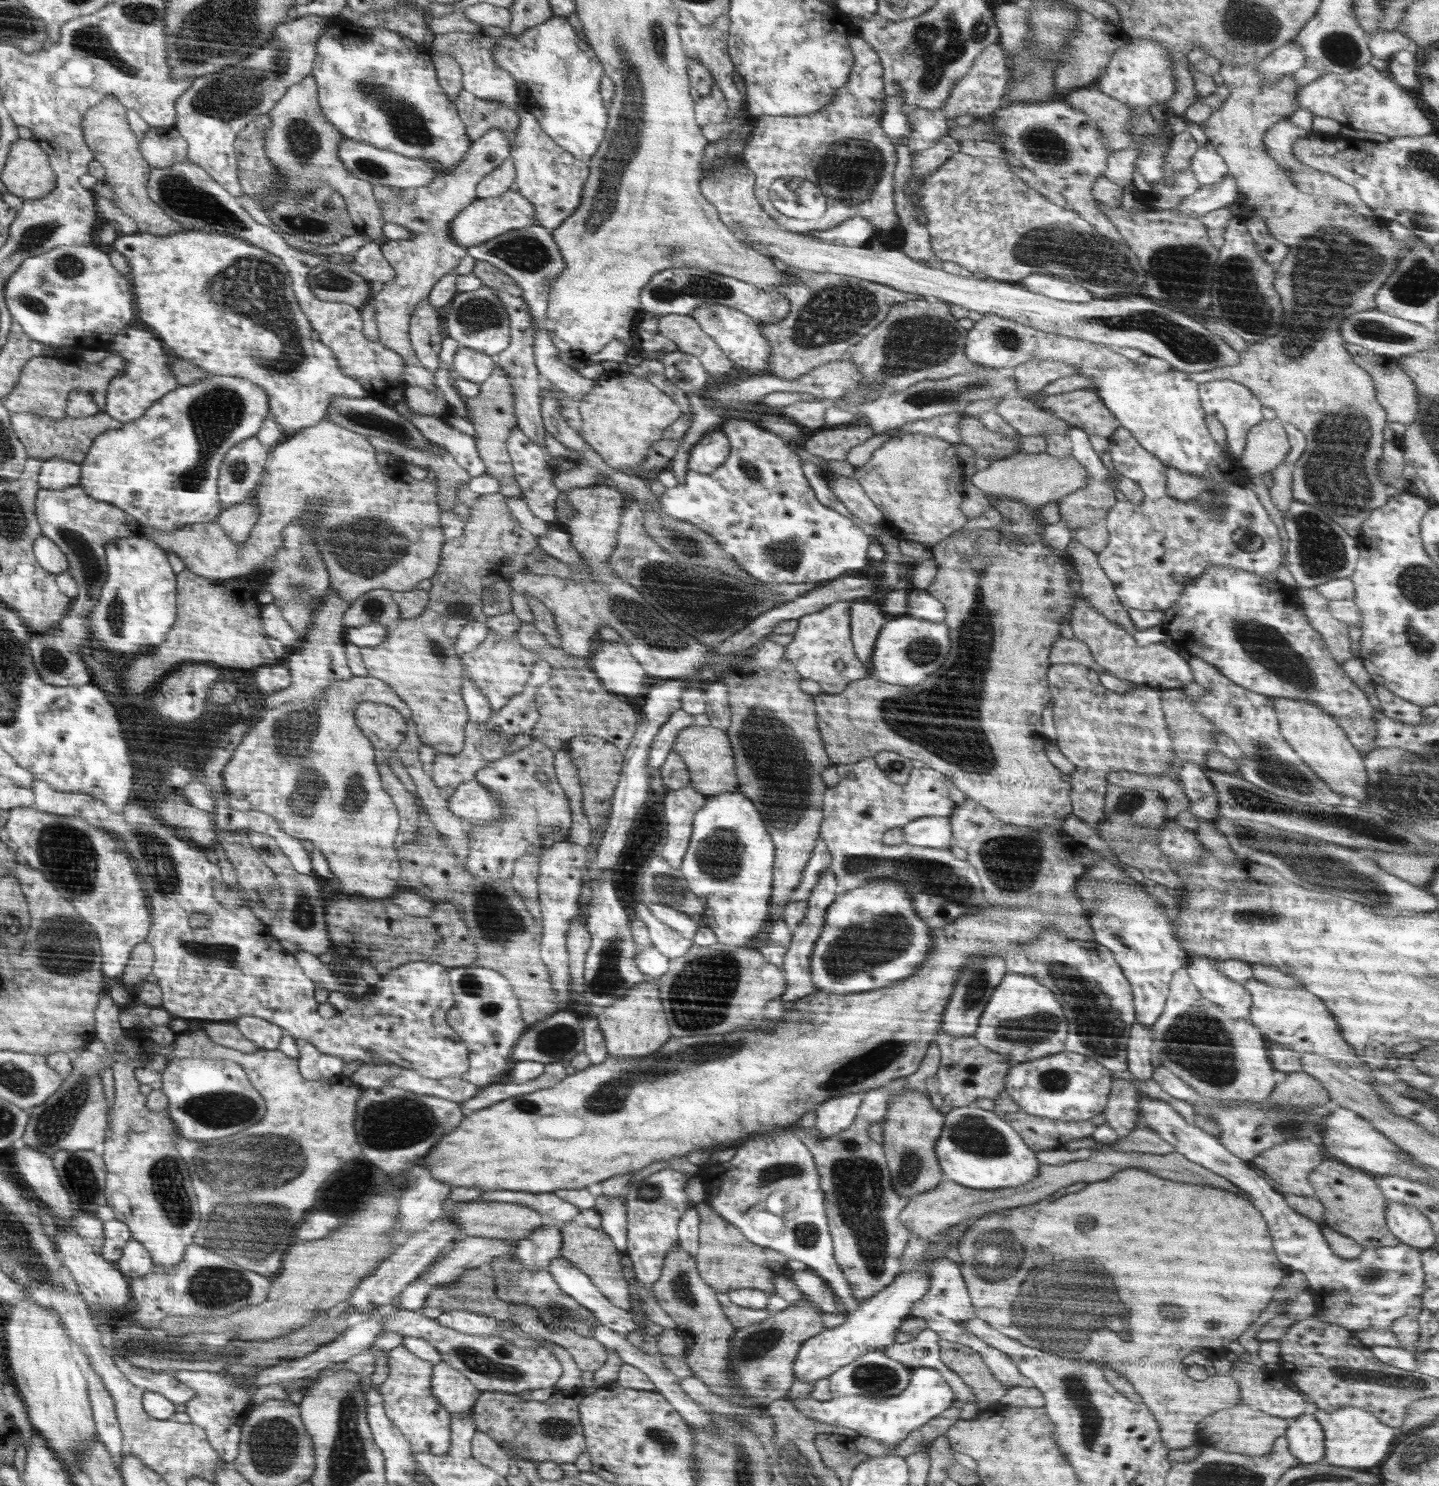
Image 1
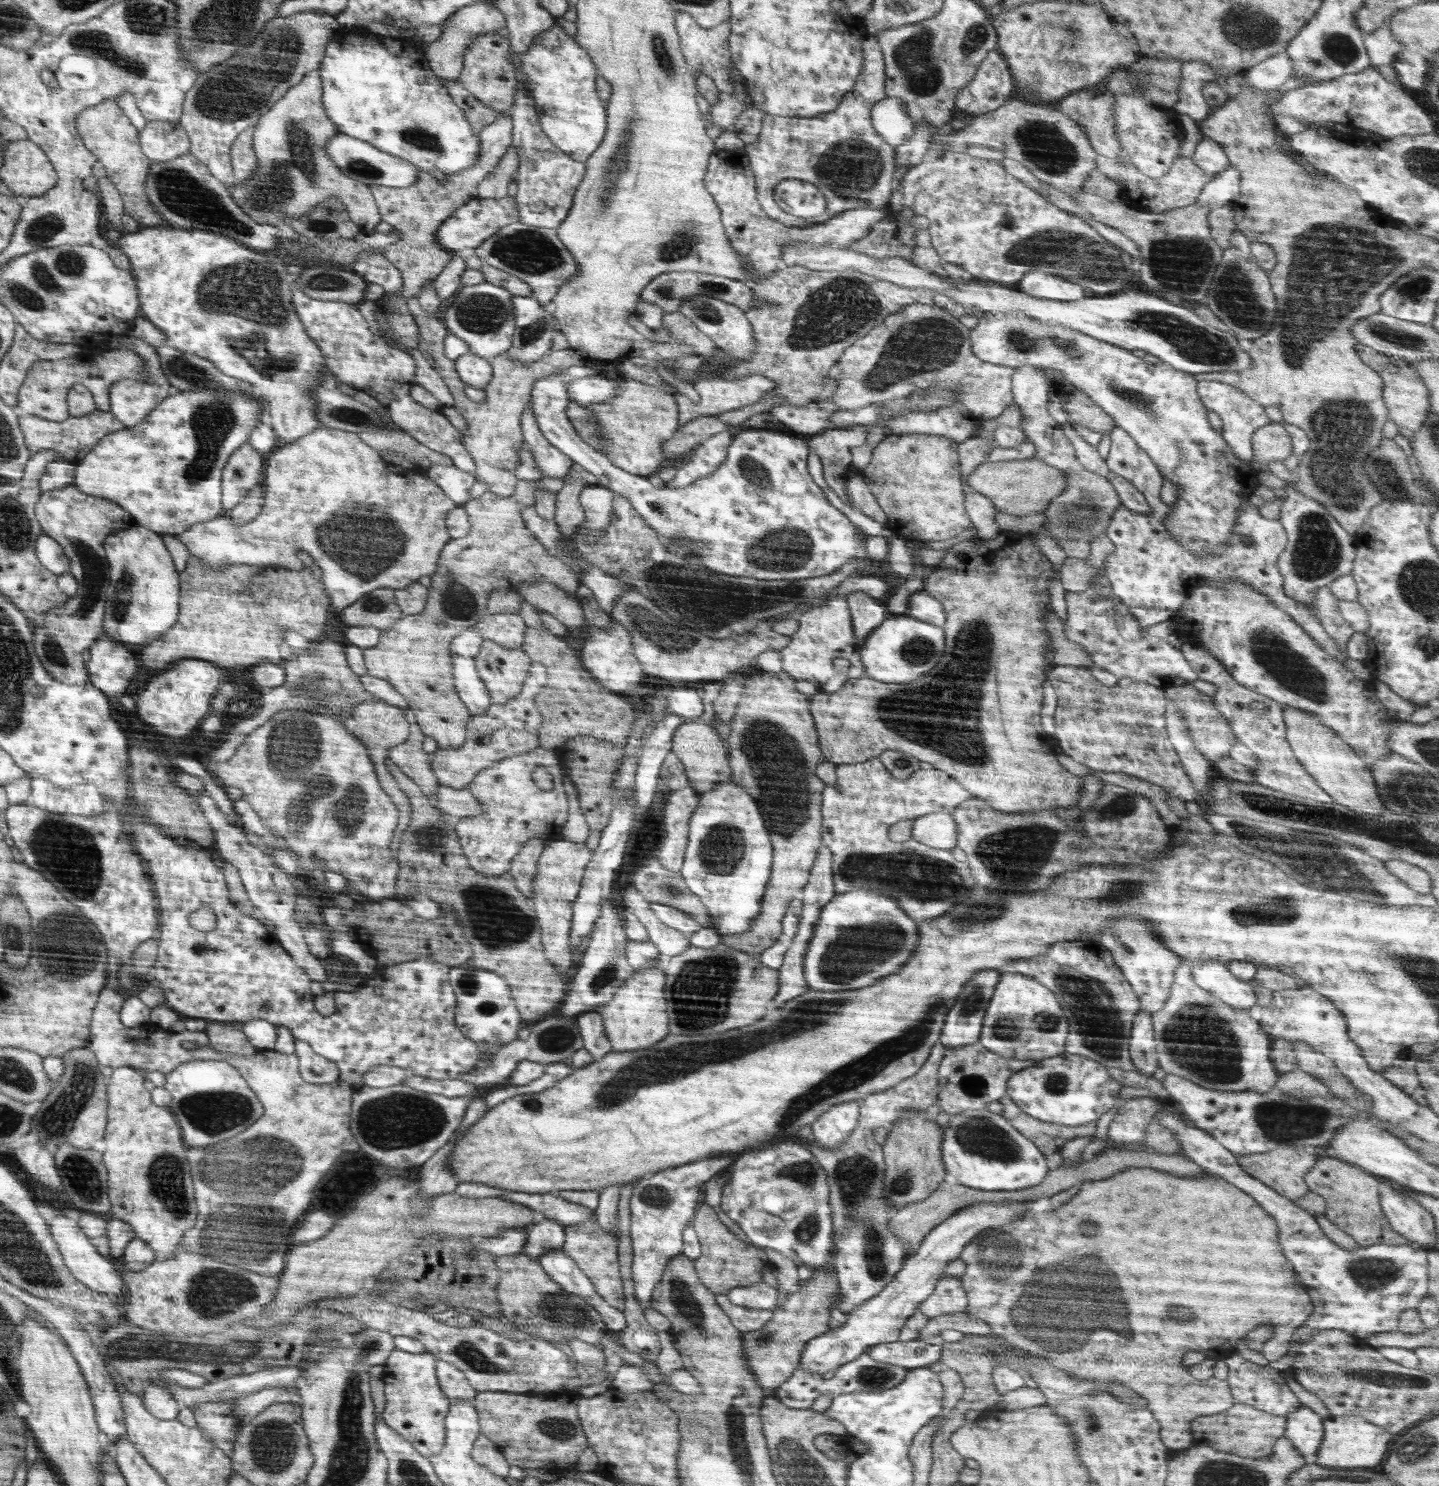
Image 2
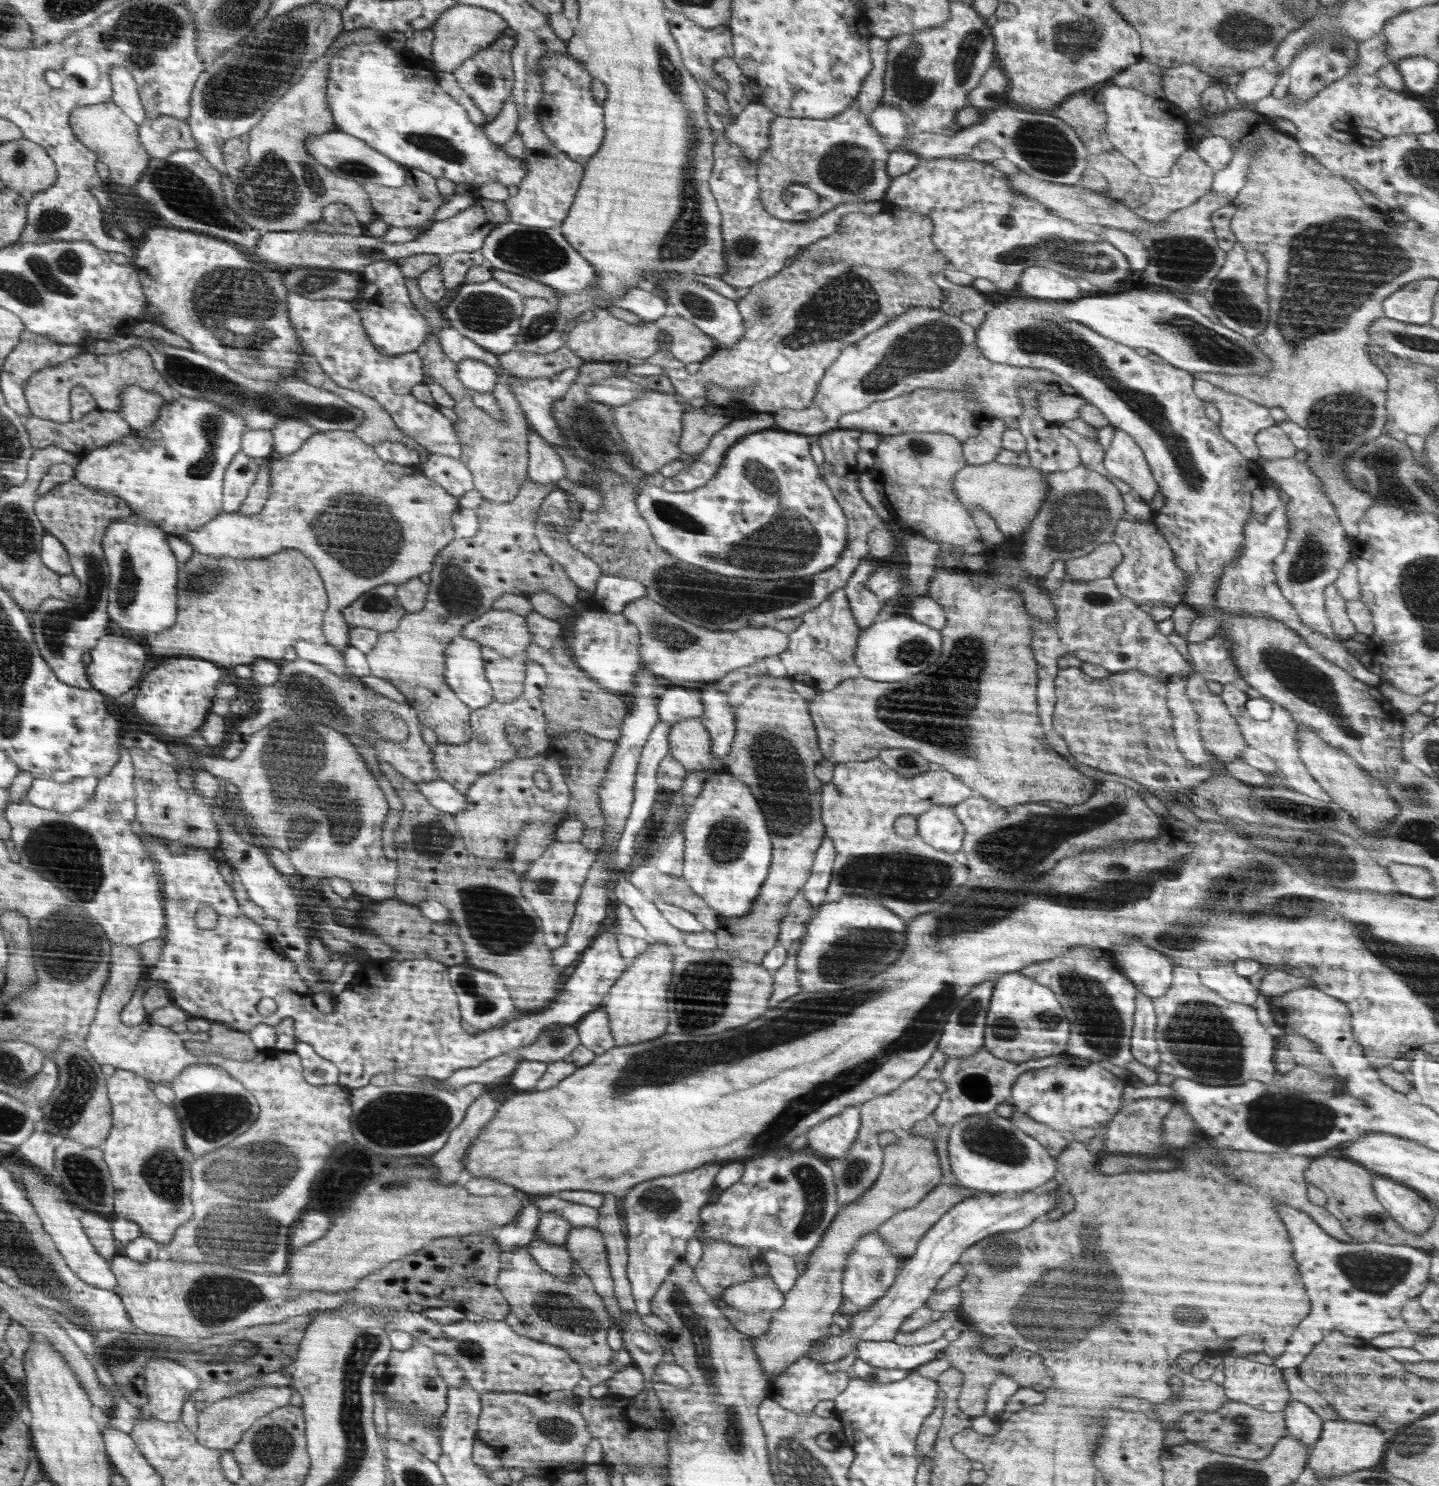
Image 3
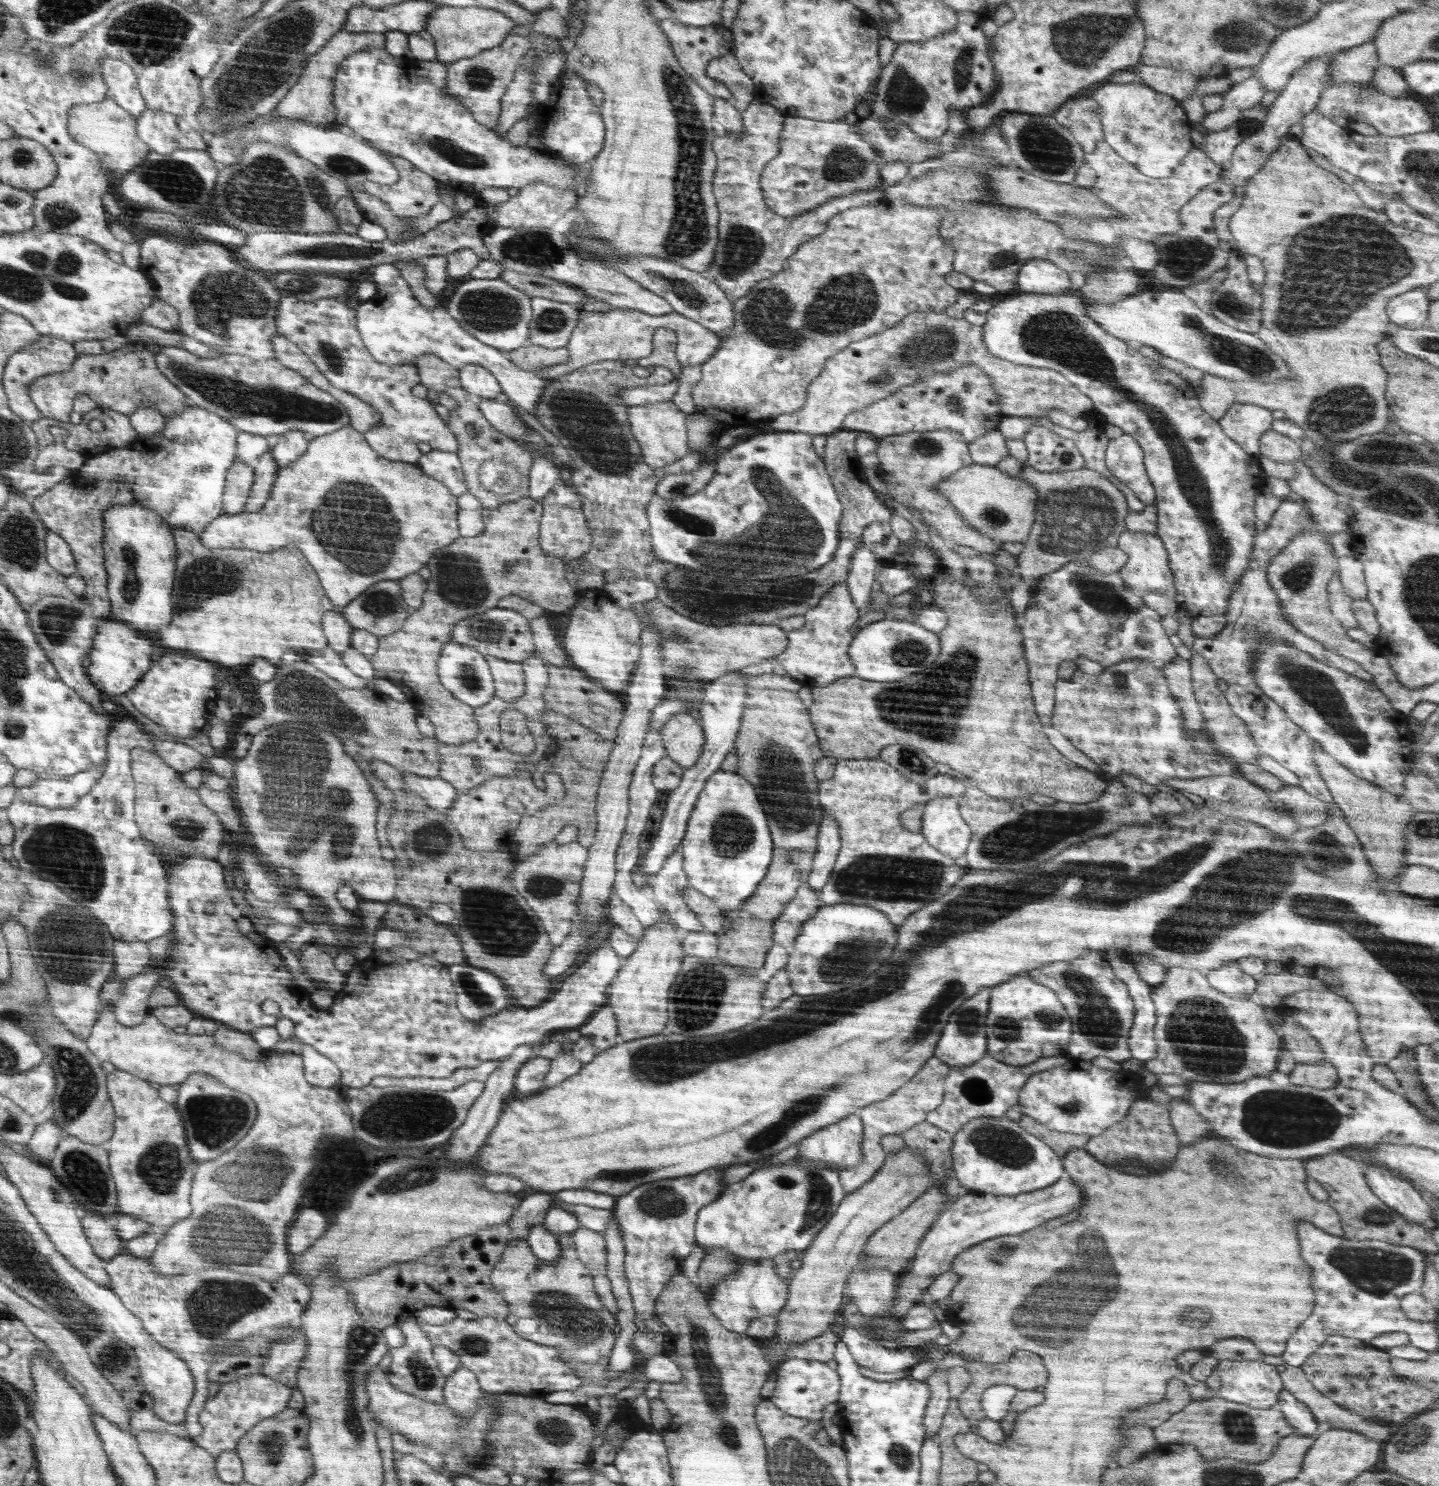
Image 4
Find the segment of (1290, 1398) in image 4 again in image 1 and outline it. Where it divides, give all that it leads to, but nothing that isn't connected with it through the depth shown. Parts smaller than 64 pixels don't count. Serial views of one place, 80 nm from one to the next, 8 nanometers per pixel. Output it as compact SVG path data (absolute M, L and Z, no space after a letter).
M1311 1409L1299 1417L1293 1418L1290 1428L1286 1430L1290 1452L1304 1465L1323 1463L1325 1455L1325 1437L1321 1424Z

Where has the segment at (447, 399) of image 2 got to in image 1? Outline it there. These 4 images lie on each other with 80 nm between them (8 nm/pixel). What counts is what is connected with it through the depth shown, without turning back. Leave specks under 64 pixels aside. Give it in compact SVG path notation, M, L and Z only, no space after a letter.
M490 129L472 143L470 151L459 166L449 173L434 177L426 186L416 187L414 202L410 204L406 204L407 200L399 195L399 188L373 187L373 195L385 222L395 222L413 232L409 239L388 240L381 245L382 254L394 269L396 278L386 282L372 301L375 304L379 340L401 354L405 362L405 370L401 375L408 387L420 386L433 392L440 391L433 385L436 383L435 372L429 371L415 354L412 338L409 336L409 324L418 302L427 298L434 286L456 269L460 260L467 255L466 247L453 240L452 232L449 231L450 225L477 198L477 184L495 168L500 167L510 151L511 144L507 136L500 129Z

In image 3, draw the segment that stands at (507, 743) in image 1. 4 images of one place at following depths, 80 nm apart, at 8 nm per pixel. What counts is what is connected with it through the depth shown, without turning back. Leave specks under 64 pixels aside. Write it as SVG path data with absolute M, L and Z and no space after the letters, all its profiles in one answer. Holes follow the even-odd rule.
M526 659L526 696L519 696L516 700L507 703L493 701L486 707L472 710L471 727L474 734L468 743L459 745L439 743L434 752L434 764L440 772L440 778L453 784L462 793L469 790L472 784L491 770L504 766L511 760L528 756L534 758L541 752L551 747L550 738L547 736L546 716L541 699L546 687L547 673L536 661ZM506 725L514 725L527 735L528 747L525 750L514 748L508 741L508 734L505 732Z

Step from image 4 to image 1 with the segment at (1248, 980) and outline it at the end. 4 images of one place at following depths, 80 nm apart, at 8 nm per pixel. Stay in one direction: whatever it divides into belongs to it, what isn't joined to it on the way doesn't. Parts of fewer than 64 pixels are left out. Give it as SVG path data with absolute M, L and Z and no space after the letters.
M1198 957L1191 960L1188 974L1204 998L1217 1004L1232 1020L1248 1018L1252 1002L1250 992L1226 973L1218 972L1212 962Z

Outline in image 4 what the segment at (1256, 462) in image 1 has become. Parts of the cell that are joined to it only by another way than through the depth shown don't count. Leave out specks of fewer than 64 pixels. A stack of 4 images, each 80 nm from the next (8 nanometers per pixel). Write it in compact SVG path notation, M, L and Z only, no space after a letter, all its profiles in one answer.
M1267 431L1260 437L1259 455L1271 458L1274 465L1290 463L1300 458L1301 444L1276 431Z

